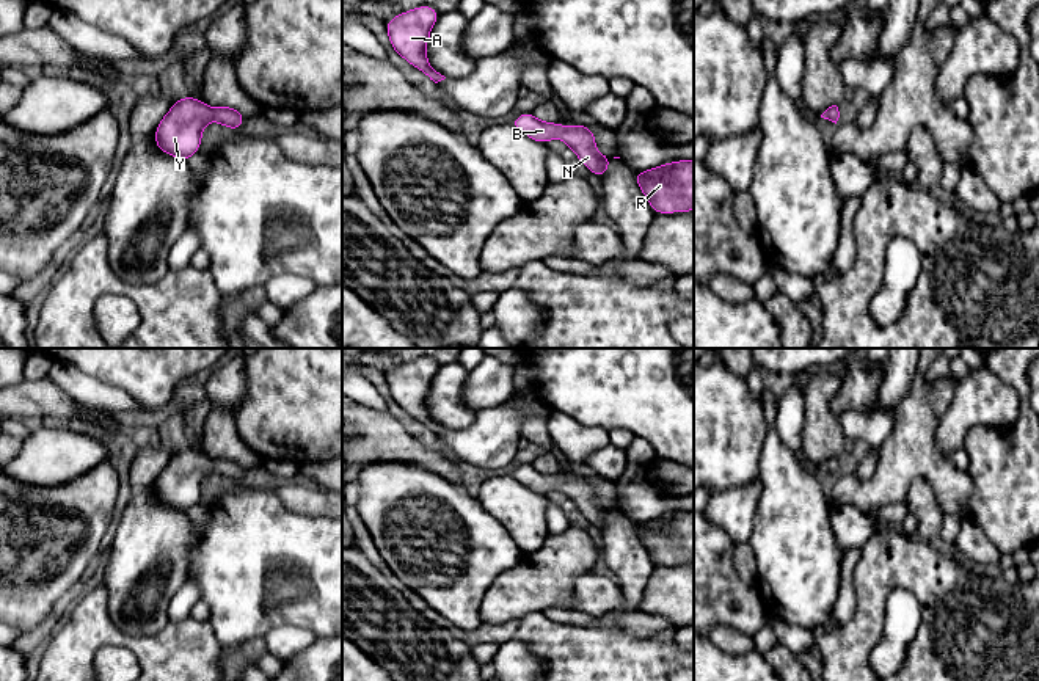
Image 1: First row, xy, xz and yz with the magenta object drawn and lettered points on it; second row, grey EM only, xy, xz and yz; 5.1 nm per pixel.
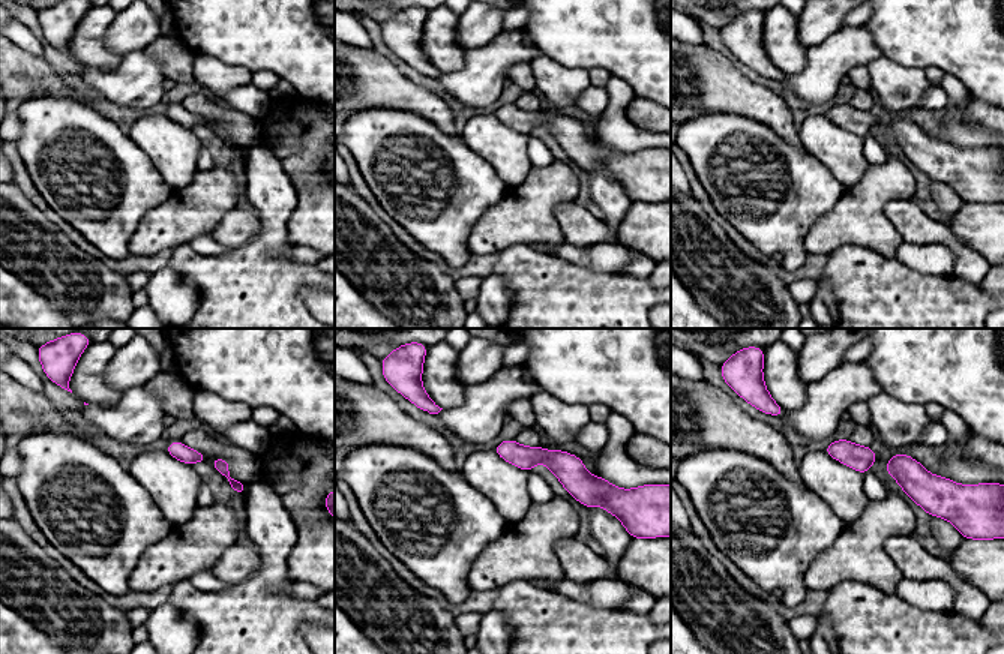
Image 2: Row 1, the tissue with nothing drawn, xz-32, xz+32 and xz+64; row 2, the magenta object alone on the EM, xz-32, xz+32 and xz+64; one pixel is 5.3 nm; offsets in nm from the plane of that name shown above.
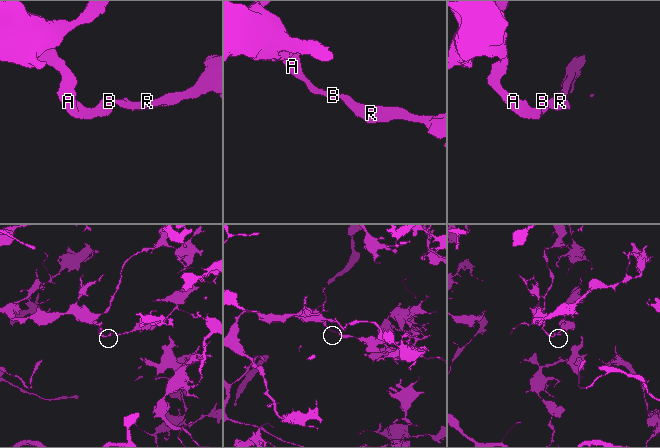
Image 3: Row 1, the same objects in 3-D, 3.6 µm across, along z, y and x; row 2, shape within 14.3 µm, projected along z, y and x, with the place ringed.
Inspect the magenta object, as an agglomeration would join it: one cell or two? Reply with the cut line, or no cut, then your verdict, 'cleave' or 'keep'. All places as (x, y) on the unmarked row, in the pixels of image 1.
no cut; keep

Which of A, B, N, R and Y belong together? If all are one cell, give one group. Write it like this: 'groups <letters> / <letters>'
groups A B N R Y

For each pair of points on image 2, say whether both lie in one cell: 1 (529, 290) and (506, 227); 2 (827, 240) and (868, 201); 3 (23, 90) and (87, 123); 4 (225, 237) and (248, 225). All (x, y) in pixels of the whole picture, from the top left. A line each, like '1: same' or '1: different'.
1: different
2: same
3: different
4: same

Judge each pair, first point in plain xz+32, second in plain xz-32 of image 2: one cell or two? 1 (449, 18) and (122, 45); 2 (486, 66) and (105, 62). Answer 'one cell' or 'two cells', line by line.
1: two cells
2: two cells

